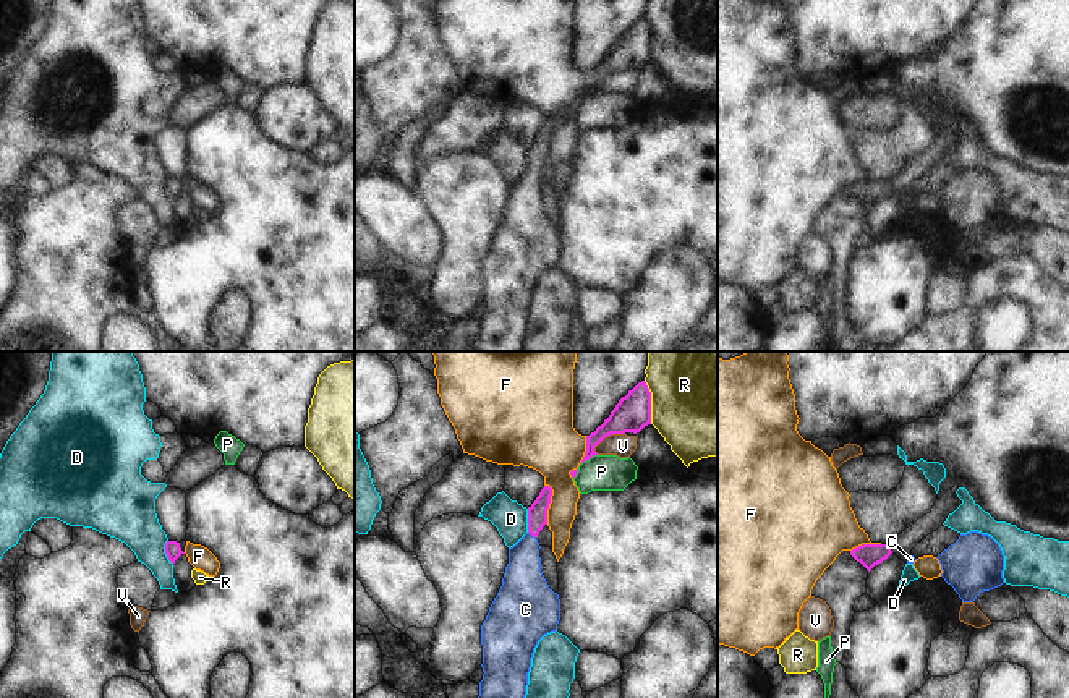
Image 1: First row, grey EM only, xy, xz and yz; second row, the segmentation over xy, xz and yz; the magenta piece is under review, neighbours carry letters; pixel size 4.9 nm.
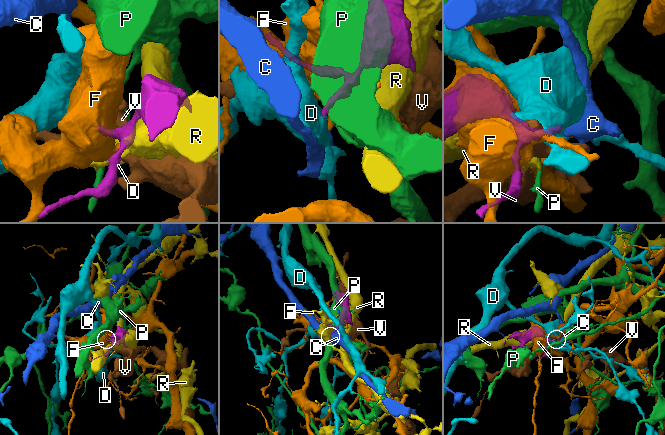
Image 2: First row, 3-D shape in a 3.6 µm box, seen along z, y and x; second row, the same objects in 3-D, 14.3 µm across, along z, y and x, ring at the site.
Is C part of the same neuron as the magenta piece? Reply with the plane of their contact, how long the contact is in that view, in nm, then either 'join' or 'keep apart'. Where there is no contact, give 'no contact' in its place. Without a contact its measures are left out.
xz | 50 nm | join

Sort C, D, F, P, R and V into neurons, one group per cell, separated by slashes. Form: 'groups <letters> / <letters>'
groups C / D / F / P / R / V

